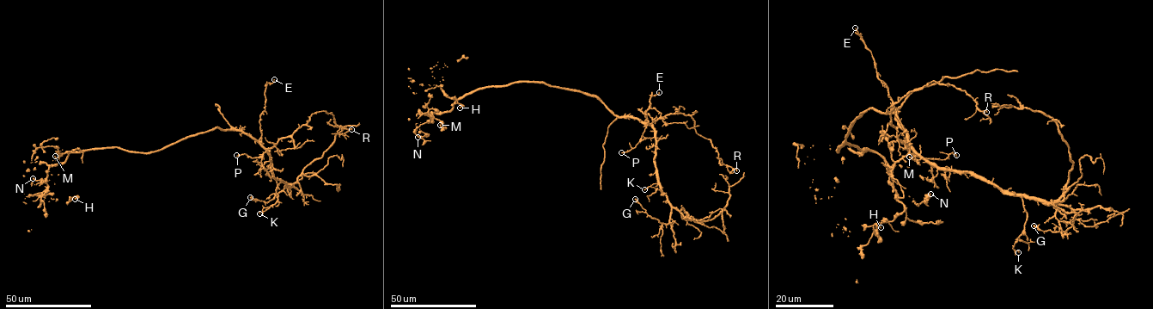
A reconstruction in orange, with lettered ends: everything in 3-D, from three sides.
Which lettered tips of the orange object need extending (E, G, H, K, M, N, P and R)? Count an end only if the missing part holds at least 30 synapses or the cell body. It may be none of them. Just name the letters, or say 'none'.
none

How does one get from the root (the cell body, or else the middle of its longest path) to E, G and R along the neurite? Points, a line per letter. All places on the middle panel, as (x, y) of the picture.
E: (597, 98), (614, 114), (635, 117), (643, 122), (646, 119), (644, 114), (650, 104), (650, 97), (659, 92)
G: (597, 98), (614, 114), (637, 118), (654, 129), (656, 177), (671, 208), (669, 222), (651, 218), (635, 199)
R: (597, 98), (616, 115), (649, 123), (671, 114), (689, 115), (695, 132), (716, 150), (718, 163), (736, 170)

